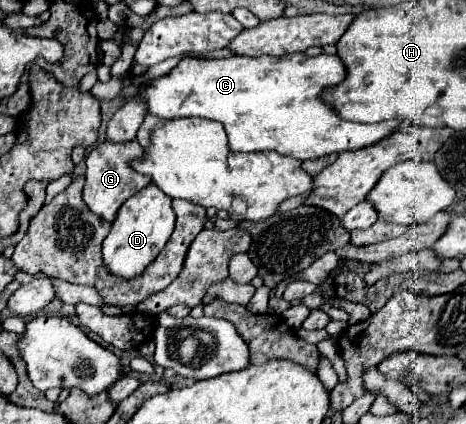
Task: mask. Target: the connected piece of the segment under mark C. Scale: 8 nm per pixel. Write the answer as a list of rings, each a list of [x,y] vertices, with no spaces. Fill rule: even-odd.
[[[291,53],[283,57],[227,57],[227,59],[183,59],[169,75],[153,79],[151,85],[141,89],[141,97],[149,105],[149,113],[159,119],[177,119],[177,117],[203,117],[223,123],[229,147],[233,151],[269,151],[275,149],[281,155],[293,155],[299,161],[319,159],[331,153],[357,151],[363,147],[371,147],[391,131],[397,131],[401,121],[383,121],[375,125],[361,125],[343,121],[337,111],[321,99],[325,87],[335,87],[345,79],[345,65],[337,55],[321,53],[317,57],[309,57],[305,53]]]

